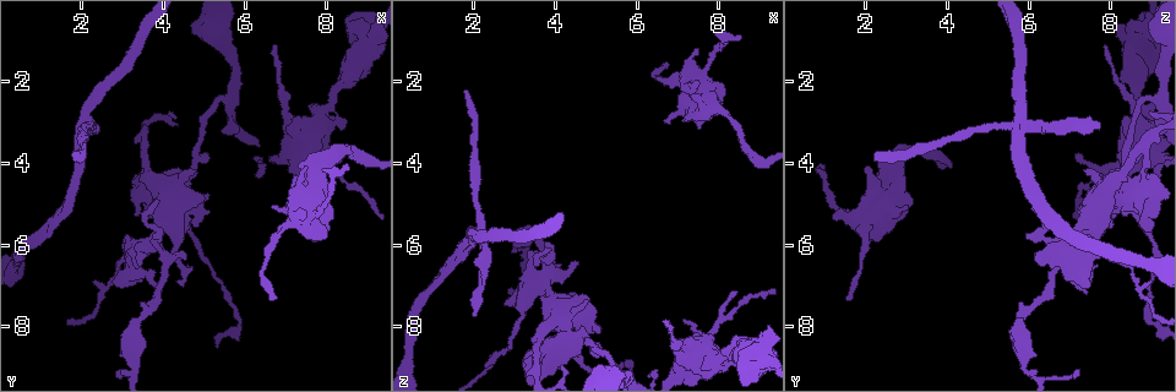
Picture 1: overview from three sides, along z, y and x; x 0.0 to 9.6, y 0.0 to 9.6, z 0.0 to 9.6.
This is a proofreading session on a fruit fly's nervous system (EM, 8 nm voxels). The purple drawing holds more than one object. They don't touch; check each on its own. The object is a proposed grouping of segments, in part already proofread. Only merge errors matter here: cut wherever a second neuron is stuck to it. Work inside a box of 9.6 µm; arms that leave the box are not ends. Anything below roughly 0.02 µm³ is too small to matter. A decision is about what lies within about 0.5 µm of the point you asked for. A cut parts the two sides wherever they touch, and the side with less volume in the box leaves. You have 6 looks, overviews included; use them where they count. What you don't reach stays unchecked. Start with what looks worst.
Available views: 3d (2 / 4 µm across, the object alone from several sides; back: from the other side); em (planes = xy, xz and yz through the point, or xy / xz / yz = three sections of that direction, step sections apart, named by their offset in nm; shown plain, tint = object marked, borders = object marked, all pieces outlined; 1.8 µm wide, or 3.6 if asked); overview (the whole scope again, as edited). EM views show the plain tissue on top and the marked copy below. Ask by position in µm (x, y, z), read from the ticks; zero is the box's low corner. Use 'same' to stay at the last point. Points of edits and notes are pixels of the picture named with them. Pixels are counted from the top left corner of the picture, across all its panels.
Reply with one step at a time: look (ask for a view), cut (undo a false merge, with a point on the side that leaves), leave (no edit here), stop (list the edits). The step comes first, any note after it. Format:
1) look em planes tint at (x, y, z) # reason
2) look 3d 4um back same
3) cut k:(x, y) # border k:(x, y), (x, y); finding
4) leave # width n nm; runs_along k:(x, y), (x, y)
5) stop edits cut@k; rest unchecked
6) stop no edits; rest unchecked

look 3d 2um back at (2.10, 3.15, 5.70) # sudden change in width

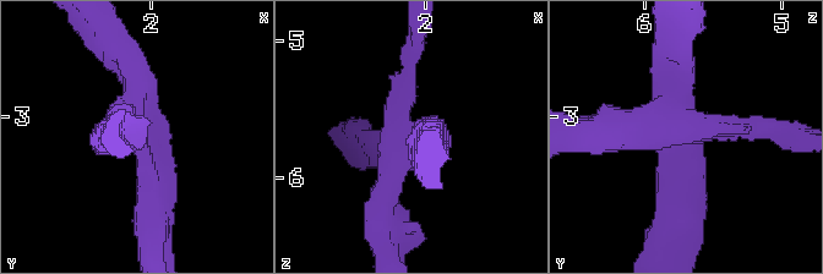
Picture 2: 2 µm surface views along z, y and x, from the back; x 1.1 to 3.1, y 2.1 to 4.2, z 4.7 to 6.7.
look em 3.6um planes tint same # arms 4; now the EM

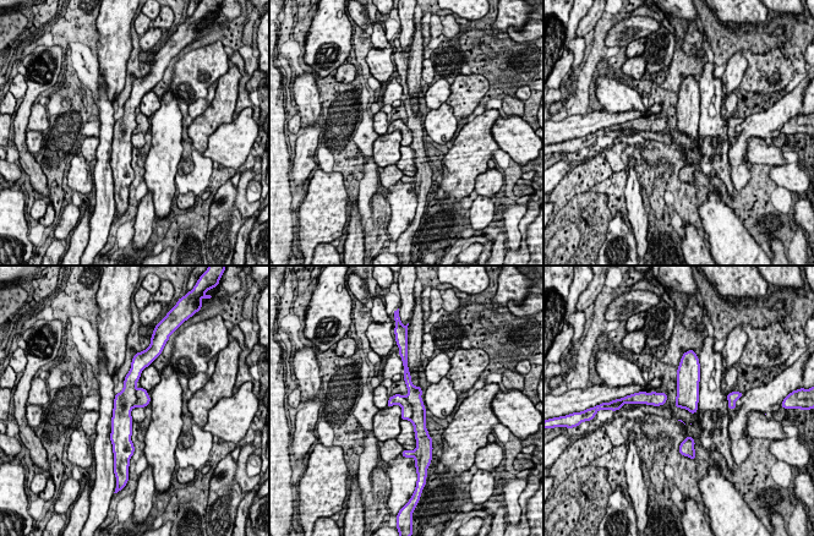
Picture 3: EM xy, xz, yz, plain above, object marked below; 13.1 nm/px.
cut 3:(414, 393) # part_leaving 3:(406, 375), (419, 410), (418, 436); a second neuron is stuck on

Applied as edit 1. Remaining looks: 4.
look overview

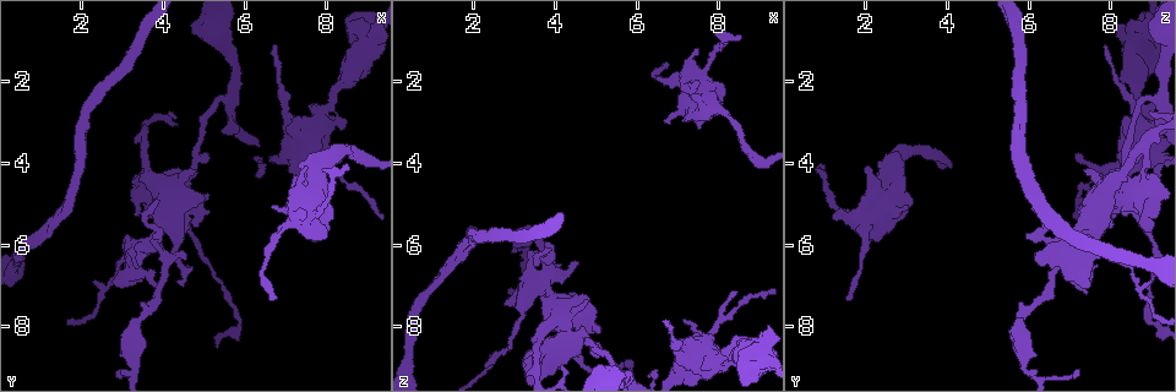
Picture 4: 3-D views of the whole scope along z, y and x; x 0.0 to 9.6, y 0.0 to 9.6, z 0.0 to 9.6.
look 3d 4um at (7.45, 5.25, 2.00) # sudden change in width

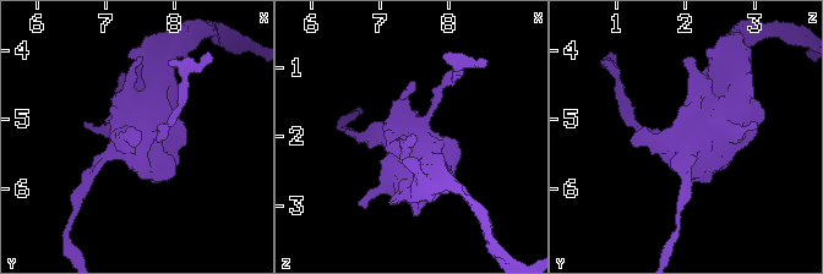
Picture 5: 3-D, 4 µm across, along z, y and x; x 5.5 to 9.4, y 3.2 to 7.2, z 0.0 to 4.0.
look em 3.6um xz step 16 borders at (7.45, 5.30, 2.00)

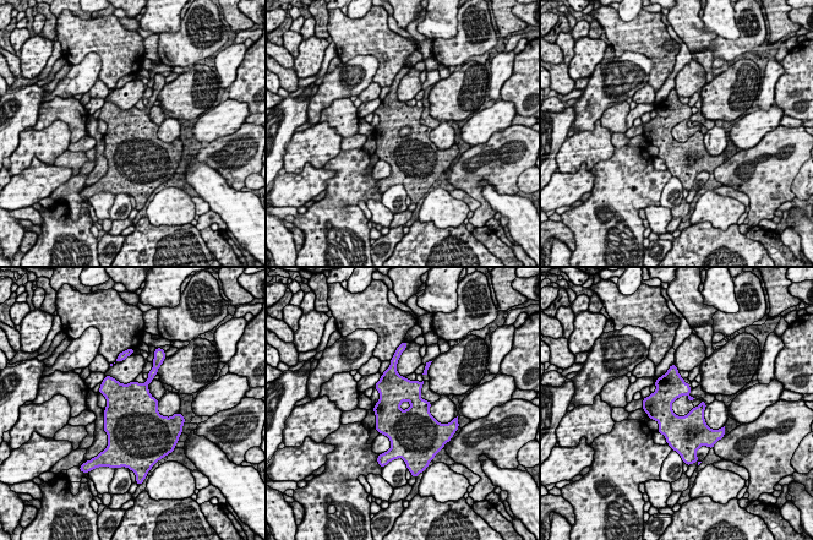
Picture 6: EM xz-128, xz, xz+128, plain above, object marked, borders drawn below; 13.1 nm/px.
look em 3.6um planes borders same # cut it another way

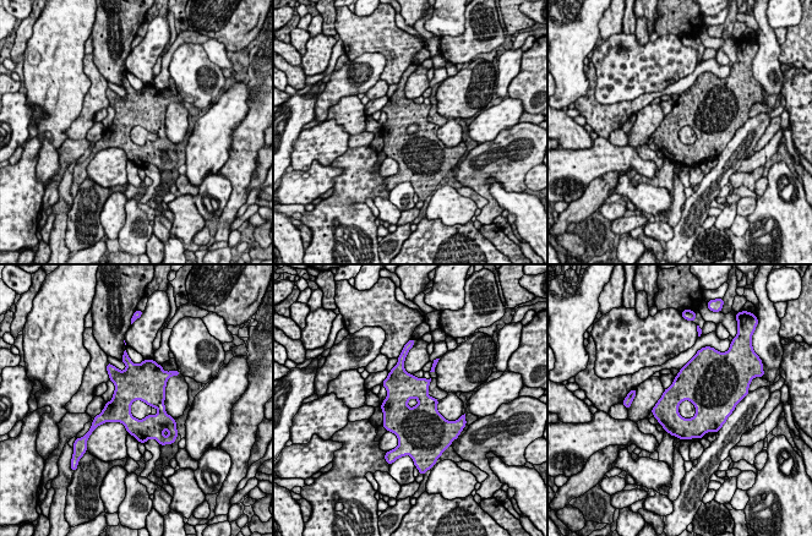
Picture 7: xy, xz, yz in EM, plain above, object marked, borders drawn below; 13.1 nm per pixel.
leave # continuous, no second neuron

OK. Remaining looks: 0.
stop edits cut@3; rest unchecked

